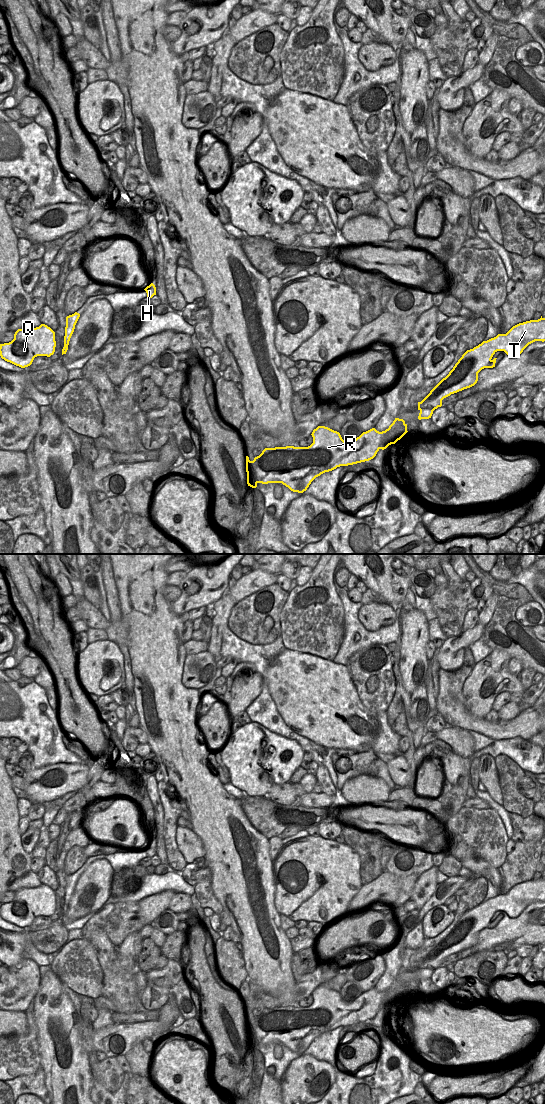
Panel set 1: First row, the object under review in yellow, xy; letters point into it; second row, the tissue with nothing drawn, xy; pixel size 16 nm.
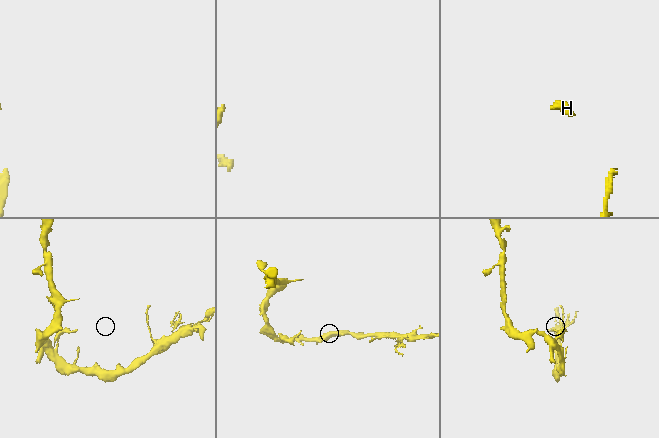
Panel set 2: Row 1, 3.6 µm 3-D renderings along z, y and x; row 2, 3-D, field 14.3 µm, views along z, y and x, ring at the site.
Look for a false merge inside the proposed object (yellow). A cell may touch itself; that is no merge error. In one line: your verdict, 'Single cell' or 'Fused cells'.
Single cell

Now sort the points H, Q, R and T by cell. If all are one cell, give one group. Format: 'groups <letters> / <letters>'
groups H Q R T

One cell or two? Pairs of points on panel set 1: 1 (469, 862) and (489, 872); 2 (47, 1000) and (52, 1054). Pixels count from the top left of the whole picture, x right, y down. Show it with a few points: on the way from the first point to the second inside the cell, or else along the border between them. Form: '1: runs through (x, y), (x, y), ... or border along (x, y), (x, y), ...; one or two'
1: runs through (474, 864), (484, 869); one
2: runs through (52, 1013), (52, 1041); one

